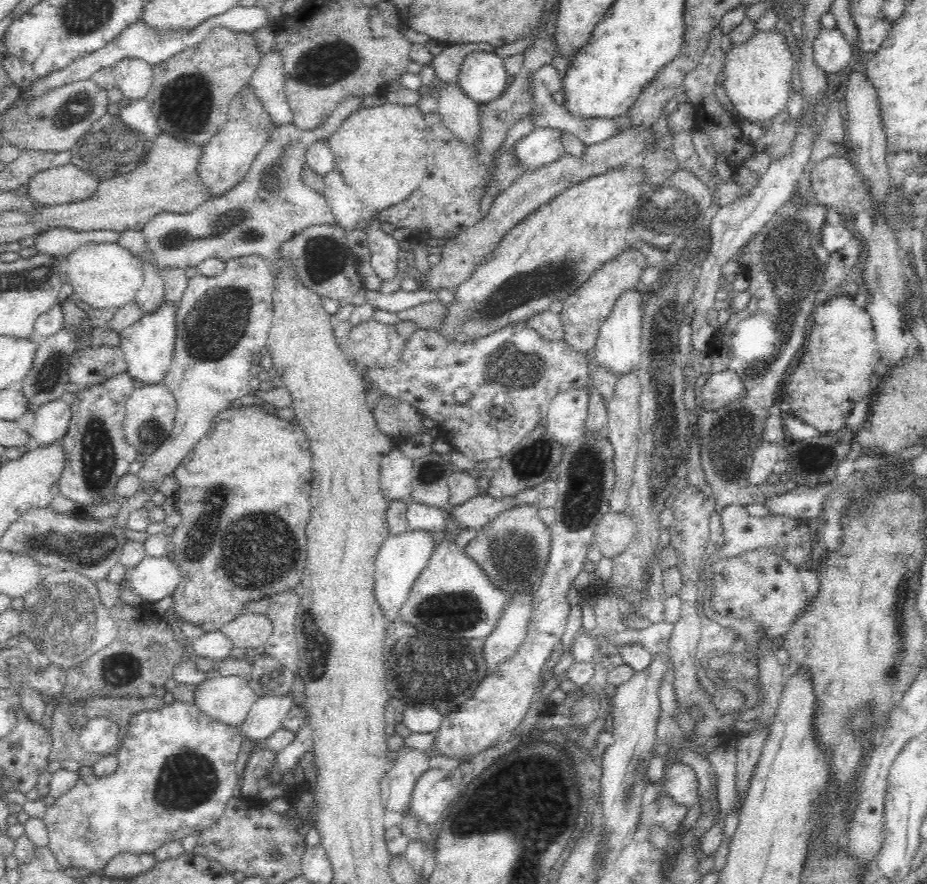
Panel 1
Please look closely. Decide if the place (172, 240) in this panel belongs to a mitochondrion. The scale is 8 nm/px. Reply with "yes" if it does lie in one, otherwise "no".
yes

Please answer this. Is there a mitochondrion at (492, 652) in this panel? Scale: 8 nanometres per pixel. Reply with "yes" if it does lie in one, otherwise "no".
yes

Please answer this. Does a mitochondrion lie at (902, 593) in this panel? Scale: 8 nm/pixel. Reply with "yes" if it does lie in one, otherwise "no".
yes

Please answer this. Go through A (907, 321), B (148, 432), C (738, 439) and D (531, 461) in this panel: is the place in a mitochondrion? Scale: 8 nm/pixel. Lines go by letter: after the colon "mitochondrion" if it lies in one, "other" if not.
A: other
B: mitochondrion
C: mitochondrion
D: mitochondrion

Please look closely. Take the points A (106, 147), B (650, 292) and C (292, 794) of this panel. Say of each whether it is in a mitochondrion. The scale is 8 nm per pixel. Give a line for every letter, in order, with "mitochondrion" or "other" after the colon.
A: mitochondrion
B: other
C: other

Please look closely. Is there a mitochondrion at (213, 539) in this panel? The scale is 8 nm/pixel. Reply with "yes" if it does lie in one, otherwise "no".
yes

